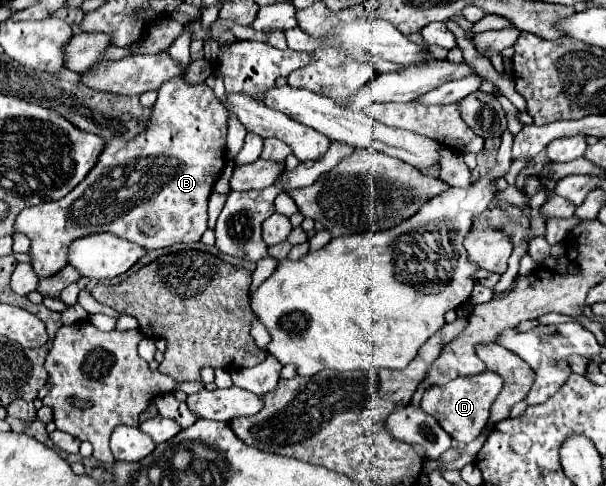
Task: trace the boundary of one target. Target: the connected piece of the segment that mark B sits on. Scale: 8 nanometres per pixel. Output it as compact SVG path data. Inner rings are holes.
M184 76L168 80L162 84L162 96L152 108L150 120L140 126L138 136L134 140L126 140L122 136L112 136L96 168L88 172L88 176L64 198L56 202L44 202L38 206L24 208L16 216L16 232L26 234L32 240L30 258L32 268L38 276L52 276L60 268L64 268L68 244L76 238L96 234L96 232L112 232L120 238L140 244L146 250L172 246L178 242L196 242L202 238L208 228L208 198L218 182L224 166L226 166L226 134L228 134L228 110L214 96L212 88L206 84L190 86L184 82Z

